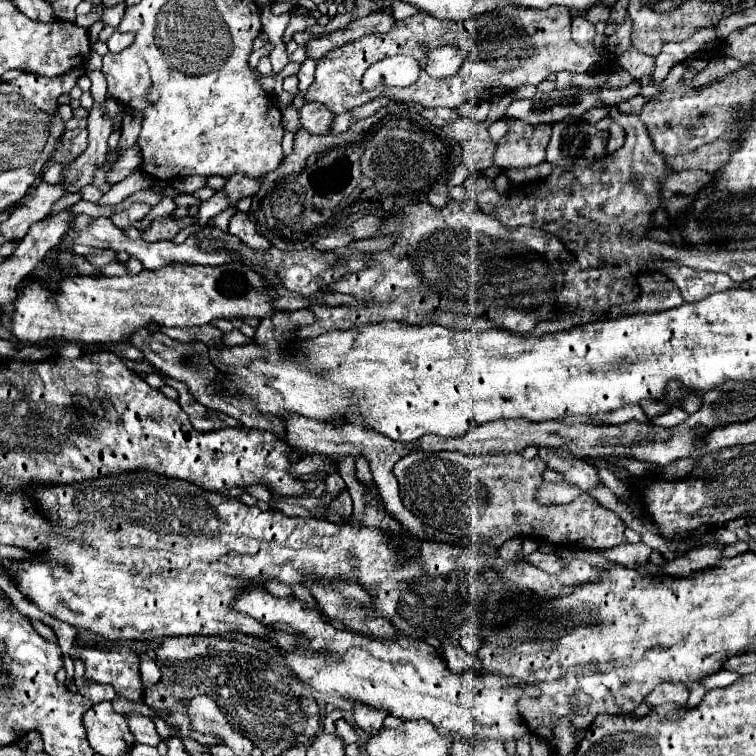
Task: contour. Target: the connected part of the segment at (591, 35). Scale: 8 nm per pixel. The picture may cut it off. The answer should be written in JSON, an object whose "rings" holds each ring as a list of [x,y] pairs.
{"rings":[[[576,16],[572,18],[571,38],[574,42],[583,45],[588,42],[593,42],[596,36],[595,25],[590,24],[586,18]]]}

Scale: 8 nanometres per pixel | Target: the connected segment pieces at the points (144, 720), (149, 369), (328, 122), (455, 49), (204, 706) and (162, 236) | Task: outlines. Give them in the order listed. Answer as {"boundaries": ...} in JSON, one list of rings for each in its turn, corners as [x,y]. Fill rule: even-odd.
{"boundaries":[[[[132,712],[132,714],[128,714],[128,724],[130,724],[130,730],[132,730],[136,742],[142,742],[148,746],[158,746],[160,736],[154,728],[154,722],[148,716]]],[[[125,360],[125,363],[128,368],[130,368],[132,371],[138,374],[143,373],[143,374],[148,375],[148,374],[152,374],[156,372],[156,368],[154,368],[154,366],[152,366],[146,361],[134,362],[131,360],[130,361]]],[[[306,102],[300,108],[300,124],[306,128],[310,134],[330,134],[334,114],[324,108],[324,104],[310,104]]],[[[440,46],[428,52],[426,74],[430,78],[450,78],[456,76],[460,64],[466,60],[466,50],[460,46]]],[[[196,696],[188,700],[188,712],[192,718],[192,730],[198,732],[212,732],[216,734],[232,752],[236,754],[250,754],[252,752],[252,742],[246,740],[240,732],[234,732],[230,724],[226,722],[224,714],[218,710],[216,702],[208,696]]],[[[156,218],[148,228],[142,230],[142,240],[146,240],[146,232],[152,234],[152,242],[172,240],[180,230],[180,220],[174,218]]]]}

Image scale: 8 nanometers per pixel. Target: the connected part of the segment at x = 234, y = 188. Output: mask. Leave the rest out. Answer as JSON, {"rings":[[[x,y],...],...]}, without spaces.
{"rings":[[[232,176],[228,180],[228,184],[224,186],[228,198],[230,198],[230,204],[236,206],[236,202],[244,196],[254,196],[262,186],[262,178],[250,178],[250,176]]]}

